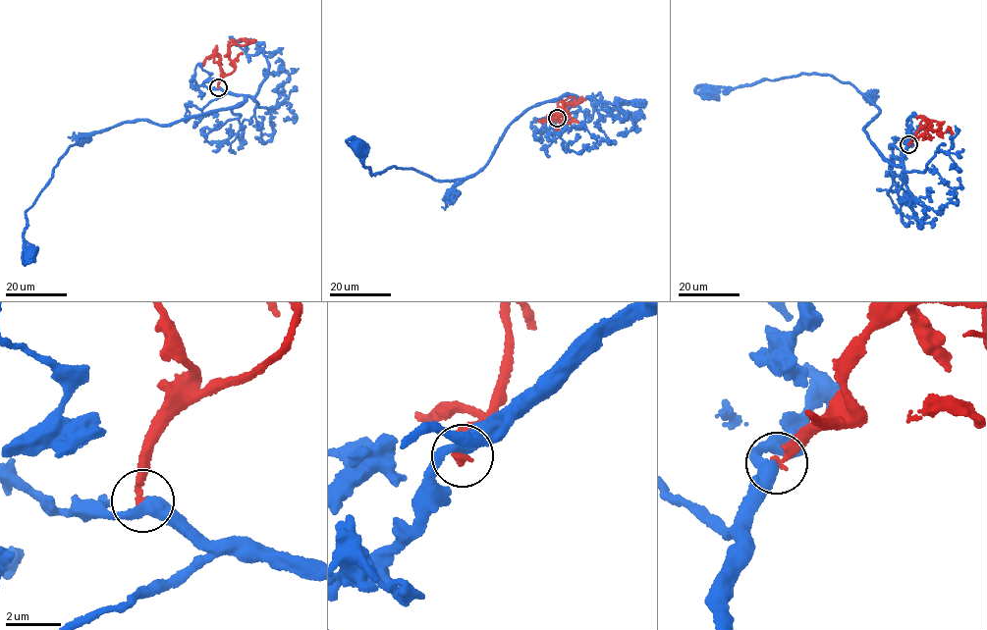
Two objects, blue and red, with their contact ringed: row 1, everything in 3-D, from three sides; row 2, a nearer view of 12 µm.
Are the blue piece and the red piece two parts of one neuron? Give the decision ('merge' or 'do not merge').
do not merge

